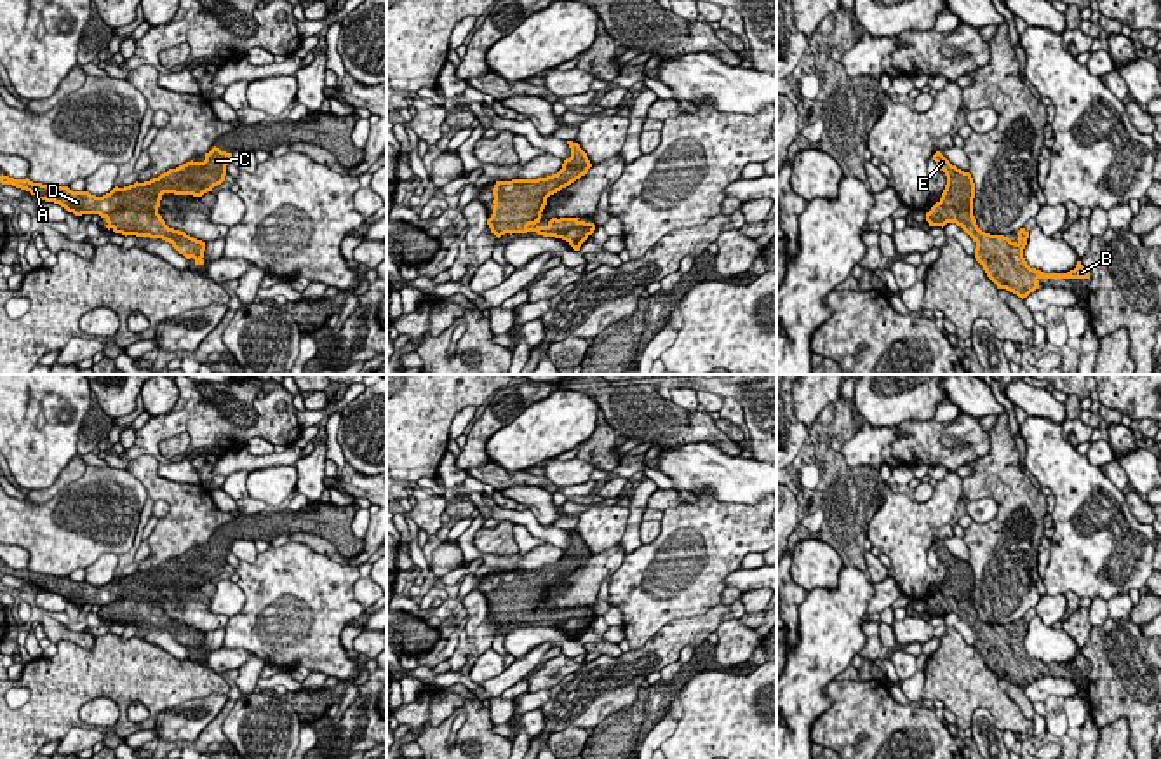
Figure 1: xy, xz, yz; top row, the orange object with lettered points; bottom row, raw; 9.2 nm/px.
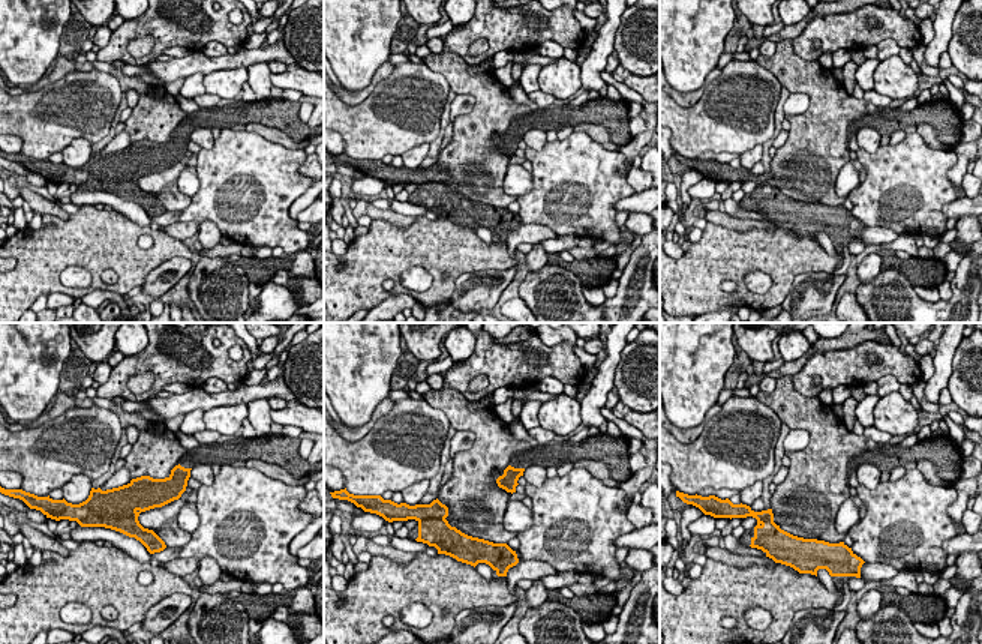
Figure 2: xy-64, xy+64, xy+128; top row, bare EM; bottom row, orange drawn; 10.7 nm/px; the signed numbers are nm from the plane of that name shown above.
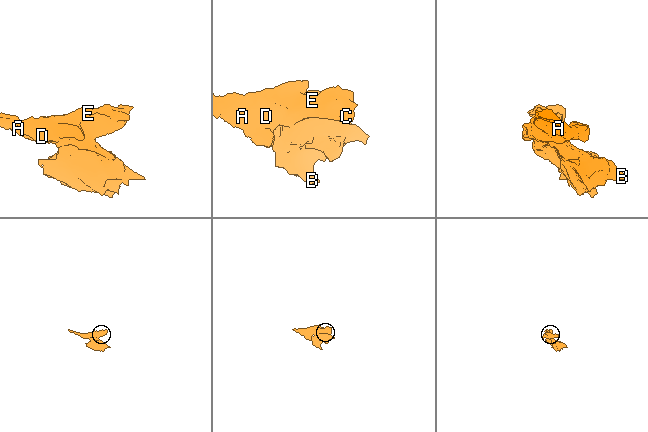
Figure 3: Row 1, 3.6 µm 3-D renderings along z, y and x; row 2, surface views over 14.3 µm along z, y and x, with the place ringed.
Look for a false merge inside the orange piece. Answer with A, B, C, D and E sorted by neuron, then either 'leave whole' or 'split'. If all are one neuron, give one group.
A B C D E | leave whole

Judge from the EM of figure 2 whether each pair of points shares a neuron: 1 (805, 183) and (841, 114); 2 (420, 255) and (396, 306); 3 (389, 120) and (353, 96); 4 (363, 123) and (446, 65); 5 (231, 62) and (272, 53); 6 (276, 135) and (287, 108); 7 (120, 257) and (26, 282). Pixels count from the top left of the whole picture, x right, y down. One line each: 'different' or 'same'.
1: same
2: different
3: different
4: different
5: same
6: different
7: same

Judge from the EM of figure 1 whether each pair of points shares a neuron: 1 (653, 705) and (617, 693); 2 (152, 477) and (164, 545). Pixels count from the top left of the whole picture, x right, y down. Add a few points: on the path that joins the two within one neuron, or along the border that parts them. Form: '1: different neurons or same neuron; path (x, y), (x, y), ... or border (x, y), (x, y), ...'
1: different neurons; border (644, 683), (629, 707), (601, 721)
2: same neuron; path (169, 495), (176, 502), (176, 528)

